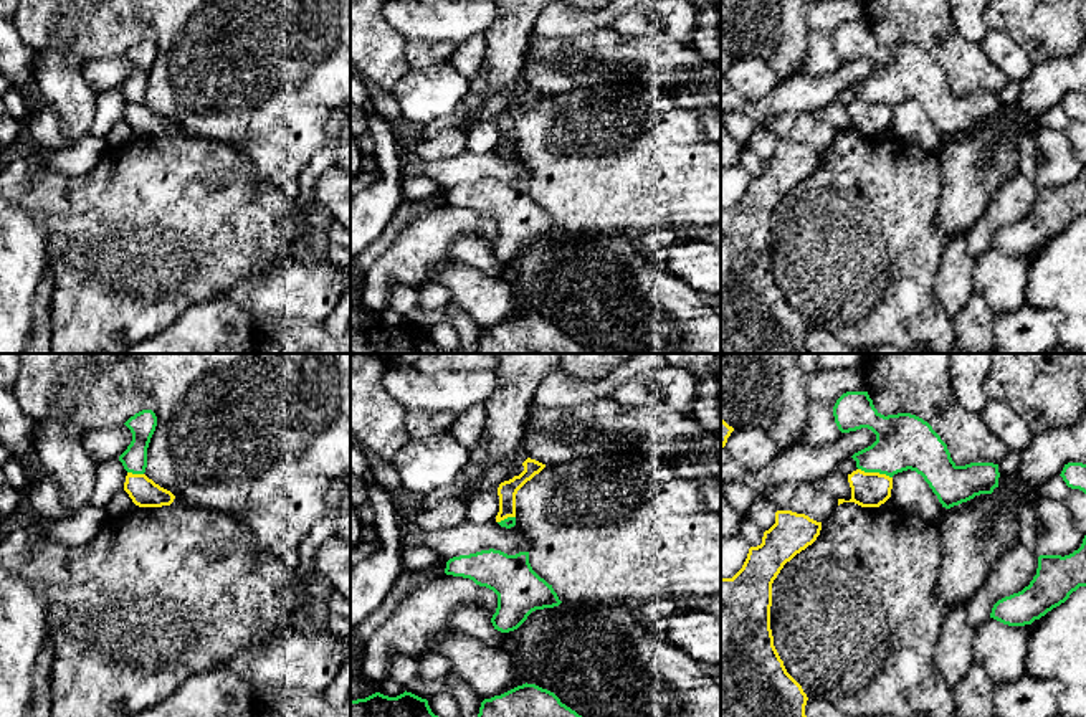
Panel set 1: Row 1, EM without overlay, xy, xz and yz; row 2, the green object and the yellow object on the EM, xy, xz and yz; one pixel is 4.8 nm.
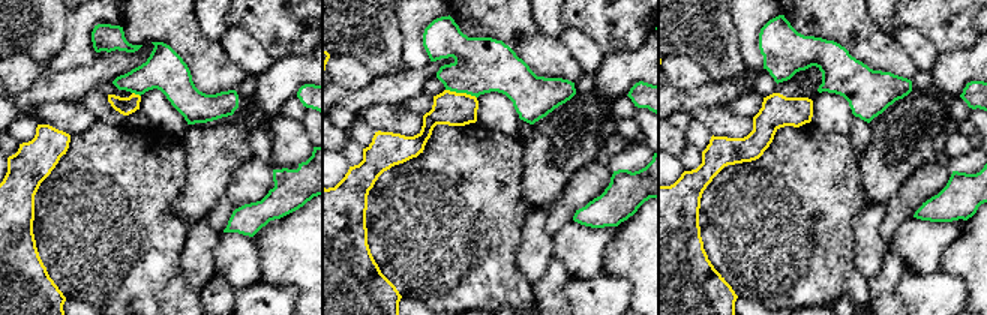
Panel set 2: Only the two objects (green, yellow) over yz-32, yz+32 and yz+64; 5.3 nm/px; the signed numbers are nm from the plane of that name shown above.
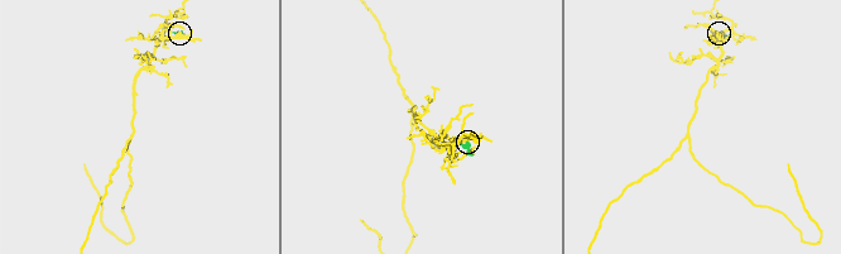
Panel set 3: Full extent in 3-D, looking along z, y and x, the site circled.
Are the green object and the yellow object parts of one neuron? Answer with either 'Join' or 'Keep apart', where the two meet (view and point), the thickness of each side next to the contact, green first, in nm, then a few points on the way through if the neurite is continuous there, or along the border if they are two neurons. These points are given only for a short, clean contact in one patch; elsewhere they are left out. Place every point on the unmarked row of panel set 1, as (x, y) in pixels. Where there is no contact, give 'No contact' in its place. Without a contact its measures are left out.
Keep apart. Touches green at yz (875, 101). Thickness 280 nm (green) against 180 nm. Boundary: yz (858, 98), (868, 103), (885, 103), (891, 108)

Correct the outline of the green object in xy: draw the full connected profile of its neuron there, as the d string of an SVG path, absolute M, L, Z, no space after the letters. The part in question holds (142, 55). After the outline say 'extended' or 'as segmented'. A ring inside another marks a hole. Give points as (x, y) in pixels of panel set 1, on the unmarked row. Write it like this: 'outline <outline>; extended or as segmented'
outline M142 40L124 55L131 59L132 71L119 86L119 91L127 102L144 104L147 97L147 78L157 56L157 46L152 40Z; as segmented

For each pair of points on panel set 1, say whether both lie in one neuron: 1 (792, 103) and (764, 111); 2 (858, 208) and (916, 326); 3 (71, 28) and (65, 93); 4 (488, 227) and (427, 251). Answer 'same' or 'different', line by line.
1: same
2: same
3: same
4: same

